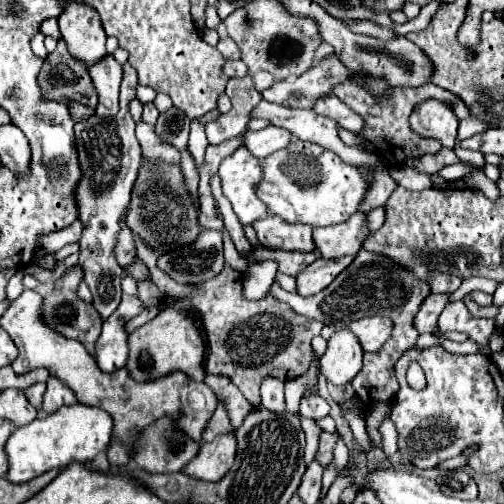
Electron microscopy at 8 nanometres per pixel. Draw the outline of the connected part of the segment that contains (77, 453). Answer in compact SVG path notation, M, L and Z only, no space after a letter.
M73 404L57 410L49 416L39 416L31 424L15 428L5 444L5 454L9 460L7 480L13 484L29 482L51 468L63 468L69 462L91 462L99 452L107 450L111 442L113 420L101 408Z

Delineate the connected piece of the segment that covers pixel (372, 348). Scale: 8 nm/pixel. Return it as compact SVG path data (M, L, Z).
M369 316L351 322L347 328L359 338L359 344L365 352L377 352L391 334L391 320L383 316Z

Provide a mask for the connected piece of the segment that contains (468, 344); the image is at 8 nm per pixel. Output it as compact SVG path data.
M436 336L436 338L438 338L440 345L445 350L454 354L473 354L481 350L481 348L470 339L459 343L441 338L440 336Z

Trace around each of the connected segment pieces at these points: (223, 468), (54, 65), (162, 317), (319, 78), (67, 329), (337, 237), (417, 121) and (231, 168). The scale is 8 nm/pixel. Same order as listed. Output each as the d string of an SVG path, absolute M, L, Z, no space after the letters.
M233 434L217 436L211 444L203 444L199 448L199 454L183 470L187 476L193 476L197 480L217 482L233 466L235 450L237 450L237 440Z
M59 40L55 52L45 58L37 84L41 88L43 100L47 102L61 102L65 106L77 102L87 108L97 106L97 92L89 72L85 72L85 68L69 56L67 44L63 40Z
M163 310L145 326L129 334L129 358L125 368L129 370L129 376L133 376L133 380L137 382L157 380L157 378L169 376L175 370L185 372L191 380L203 382L205 380L203 354L205 354L203 336L193 316L185 312L175 312L175 310Z
M329 56L311 70L307 70L303 76L277 82L261 94L267 102L285 104L291 108L311 108L317 98L331 92L333 84L339 84L349 76L353 76L353 72L347 70L335 56Z
M71 268L65 272L65 276L59 280L59 286L53 288L47 296L45 296L45 302L43 302L43 318L45 322L65 334L67 338L77 338L81 344L85 344L85 348L89 350L89 354L95 352L95 342L101 334L101 324L103 320L99 318L99 314L95 310L91 310L91 304L85 304L77 298L77 286L79 286L79 280L83 276L83 270L81 268Z
M355 212L349 220L325 228L313 228L315 248L323 258L339 258L345 254L357 254L363 246L363 240L369 236L367 216Z
M425 100L413 108L409 116L409 128L423 138L435 138L445 148L453 148L457 140L459 120L447 104L439 100Z
M237 148L221 162L219 176L223 194L231 202L241 224L253 224L267 216L269 210L255 194L255 186L261 180L261 162L255 156L251 156L245 148Z

